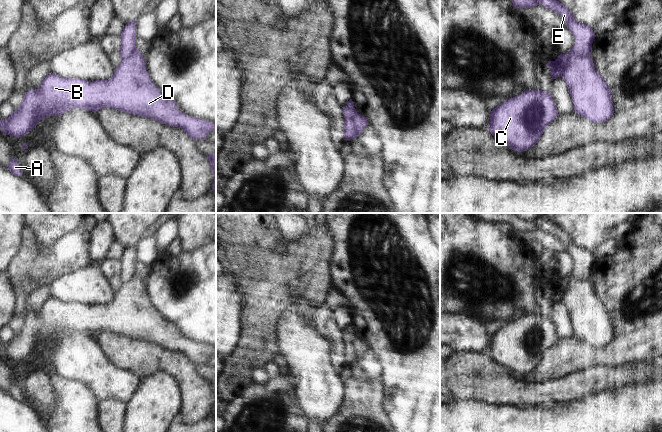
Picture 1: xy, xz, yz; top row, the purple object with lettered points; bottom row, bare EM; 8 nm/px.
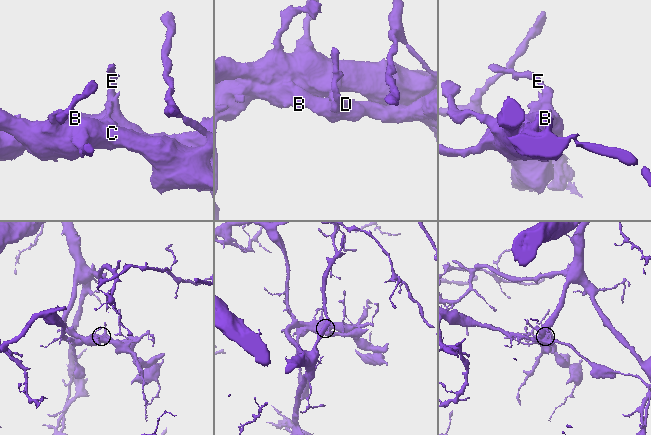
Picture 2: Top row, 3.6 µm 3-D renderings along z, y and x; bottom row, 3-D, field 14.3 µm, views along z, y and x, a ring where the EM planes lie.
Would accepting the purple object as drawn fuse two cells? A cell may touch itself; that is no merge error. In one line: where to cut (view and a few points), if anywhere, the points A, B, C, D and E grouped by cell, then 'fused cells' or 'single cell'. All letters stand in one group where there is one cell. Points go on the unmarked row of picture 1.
cut xz (357, 337), (352, 342), (352, 350), (356, 360); groups A C E / B D; fused cells

